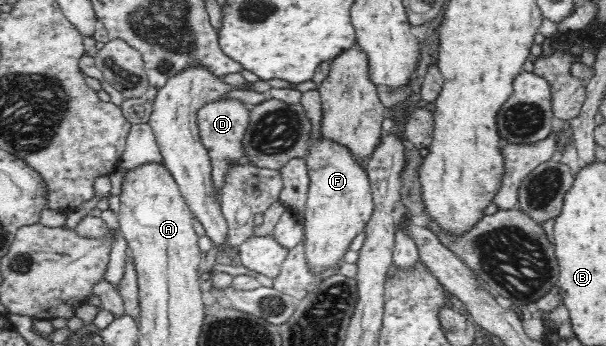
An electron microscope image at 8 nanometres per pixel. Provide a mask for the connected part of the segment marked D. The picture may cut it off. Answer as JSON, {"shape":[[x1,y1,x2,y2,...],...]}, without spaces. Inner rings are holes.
{"shape":[[221,99,220,101,213,100,198,110,199,137,201,137,201,143,205,145,209,157,211,157,211,177,213,177,217,201,219,201,219,192,222,189,224,176,229,170,229,165,250,164,249,158,244,155,241,140,247,131,247,126,249,126,251,107,250,104,245,104,238,99]]}

